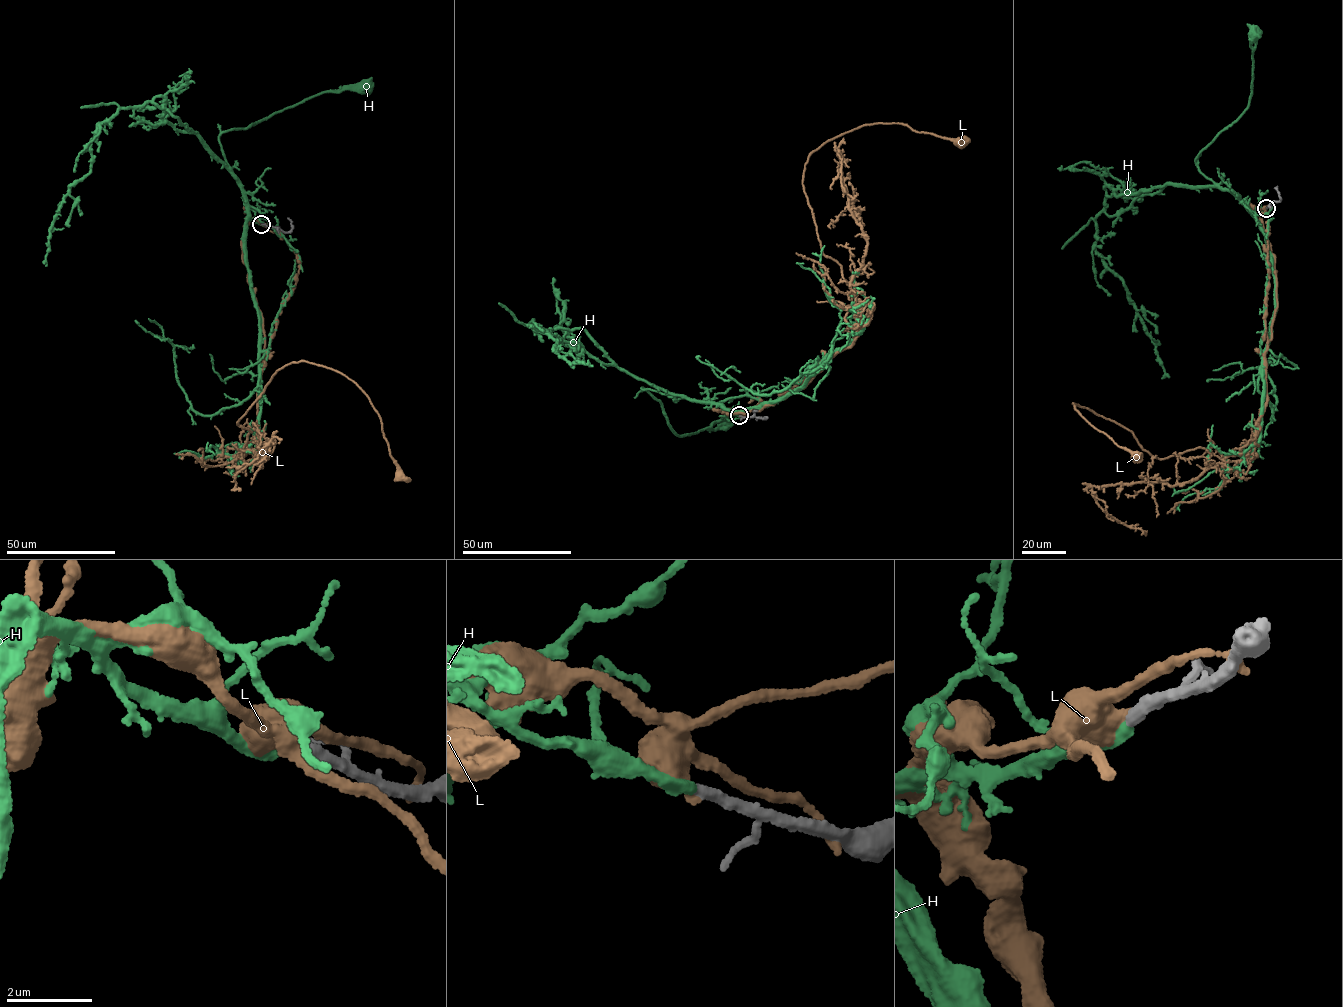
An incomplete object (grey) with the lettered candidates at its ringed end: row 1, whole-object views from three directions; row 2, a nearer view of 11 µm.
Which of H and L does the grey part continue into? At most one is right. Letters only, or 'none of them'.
H

